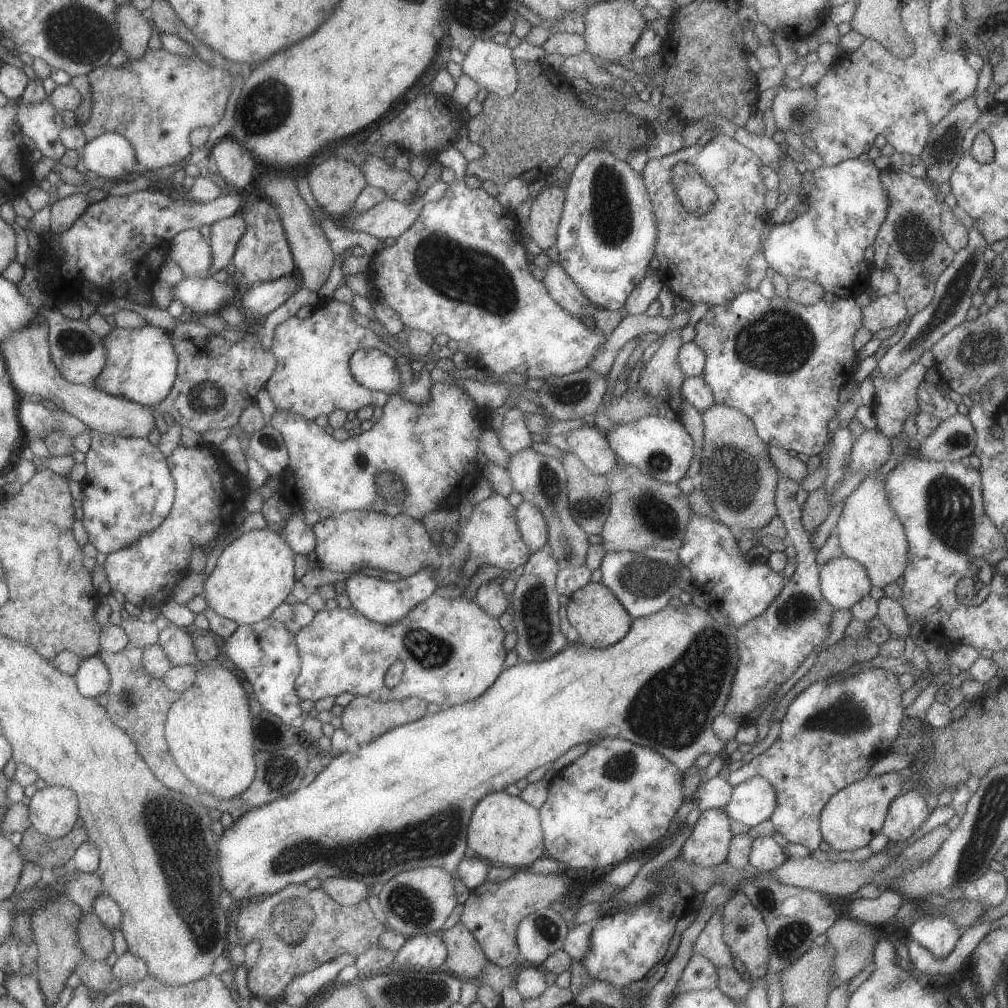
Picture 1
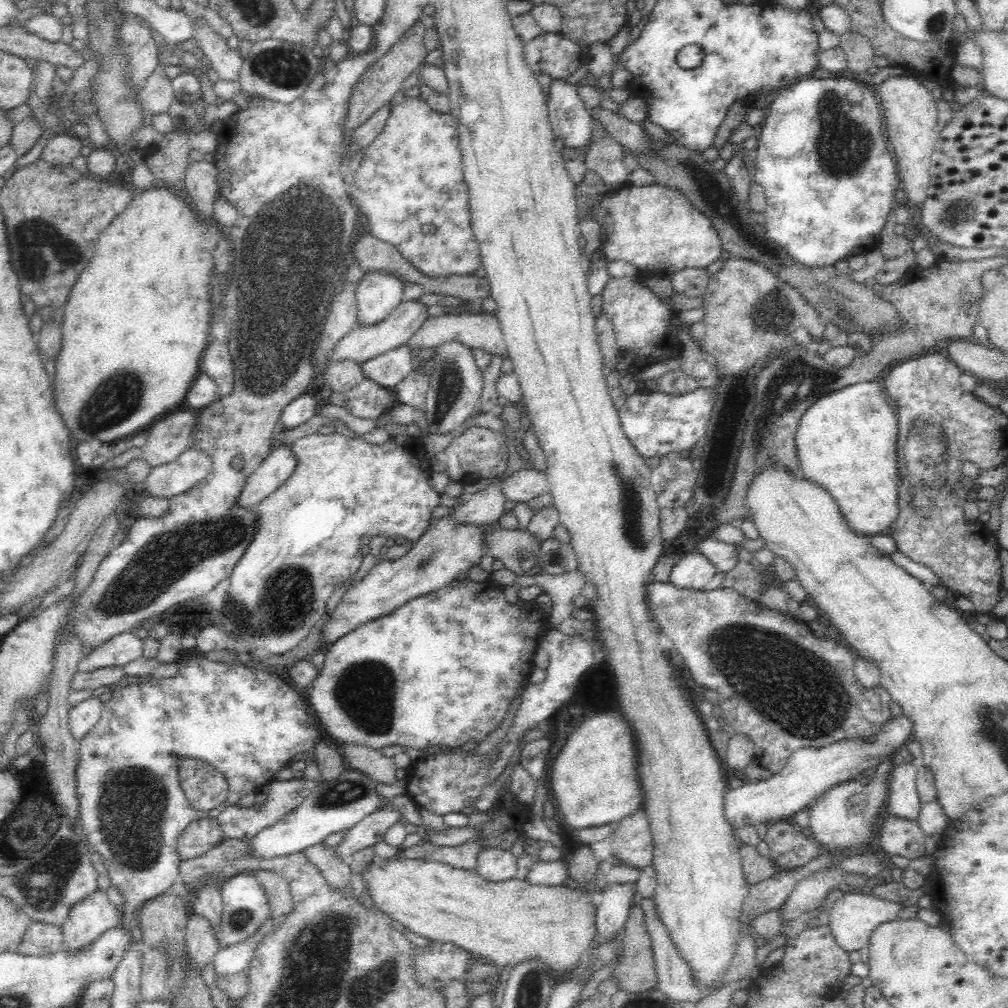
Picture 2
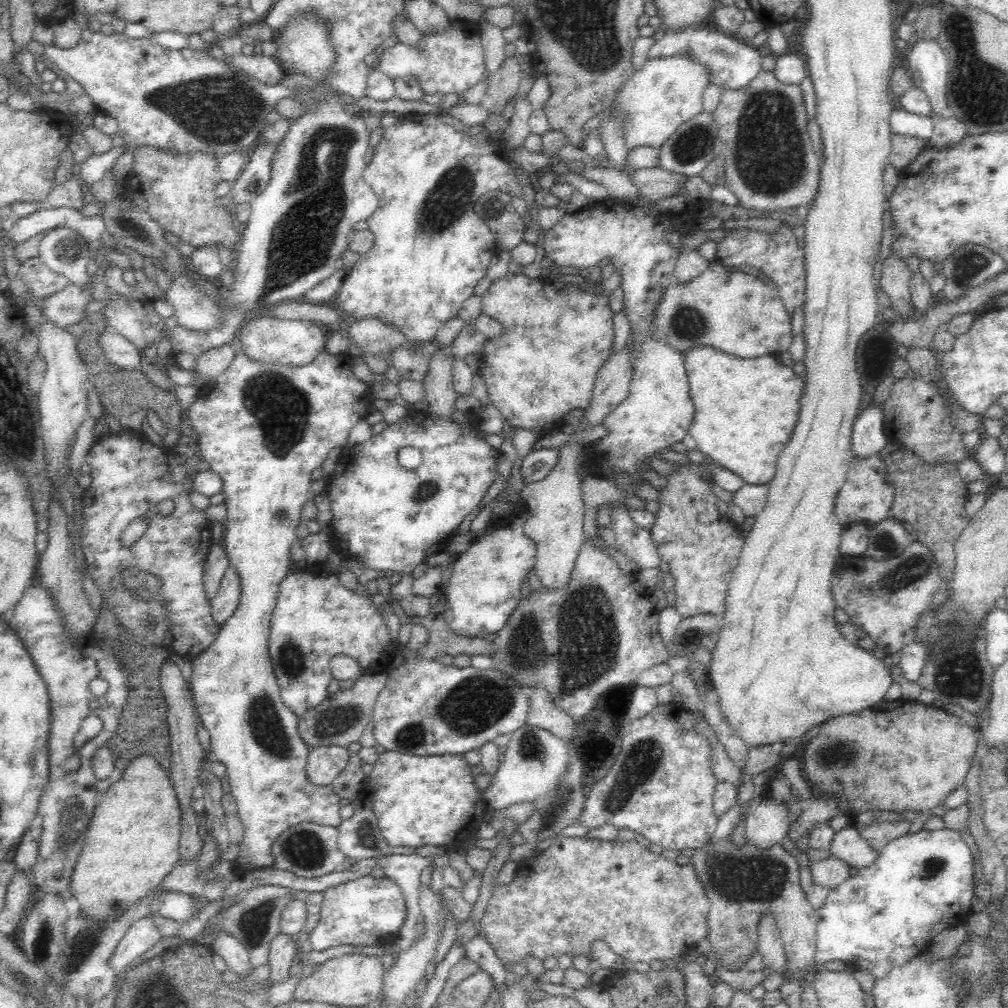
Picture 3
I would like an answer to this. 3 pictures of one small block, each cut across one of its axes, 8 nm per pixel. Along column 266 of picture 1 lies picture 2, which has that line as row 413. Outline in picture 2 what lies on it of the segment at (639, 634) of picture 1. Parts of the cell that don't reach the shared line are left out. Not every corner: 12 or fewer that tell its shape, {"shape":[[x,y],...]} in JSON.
{"shape":[[876,380],[818,398],[805,480],[858,534],[898,516],[895,409]]}

